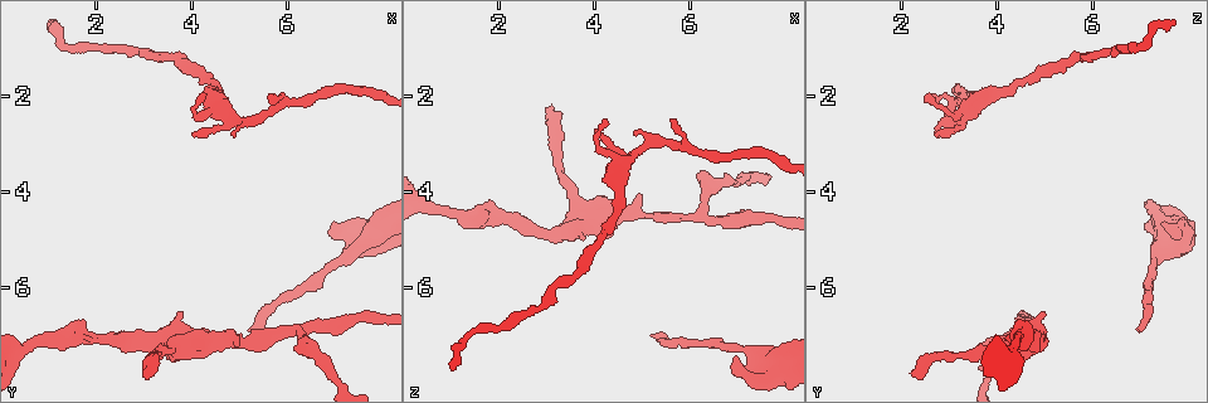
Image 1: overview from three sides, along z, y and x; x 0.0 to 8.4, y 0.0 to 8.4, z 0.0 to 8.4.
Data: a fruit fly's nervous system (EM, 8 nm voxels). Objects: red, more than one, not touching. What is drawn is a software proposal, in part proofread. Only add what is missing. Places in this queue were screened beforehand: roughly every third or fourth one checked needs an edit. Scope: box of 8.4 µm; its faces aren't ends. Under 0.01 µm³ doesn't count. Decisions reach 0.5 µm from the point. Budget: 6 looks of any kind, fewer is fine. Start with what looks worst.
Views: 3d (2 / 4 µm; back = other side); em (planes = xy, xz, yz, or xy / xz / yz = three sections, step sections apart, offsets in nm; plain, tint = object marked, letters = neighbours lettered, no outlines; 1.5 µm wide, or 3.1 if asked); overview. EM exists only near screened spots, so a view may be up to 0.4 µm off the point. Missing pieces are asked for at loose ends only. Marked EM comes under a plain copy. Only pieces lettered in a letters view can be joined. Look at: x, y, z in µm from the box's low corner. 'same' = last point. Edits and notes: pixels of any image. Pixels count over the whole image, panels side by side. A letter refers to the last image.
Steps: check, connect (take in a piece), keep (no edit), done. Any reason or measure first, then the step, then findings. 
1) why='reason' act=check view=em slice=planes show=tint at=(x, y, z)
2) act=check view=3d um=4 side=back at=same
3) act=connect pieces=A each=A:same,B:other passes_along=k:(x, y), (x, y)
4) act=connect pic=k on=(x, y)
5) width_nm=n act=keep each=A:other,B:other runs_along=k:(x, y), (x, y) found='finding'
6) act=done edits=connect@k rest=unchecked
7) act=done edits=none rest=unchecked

why='branch stops here' act=check view=3d um=2 at=(5.15, 6.85, 6.95)

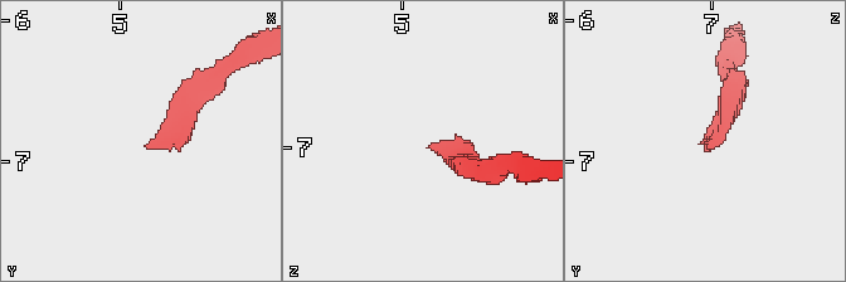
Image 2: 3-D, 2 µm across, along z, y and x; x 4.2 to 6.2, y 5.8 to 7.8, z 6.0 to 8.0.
act=check view=em slice=planes show=letters at=(5.22, 6.90, 6.98)

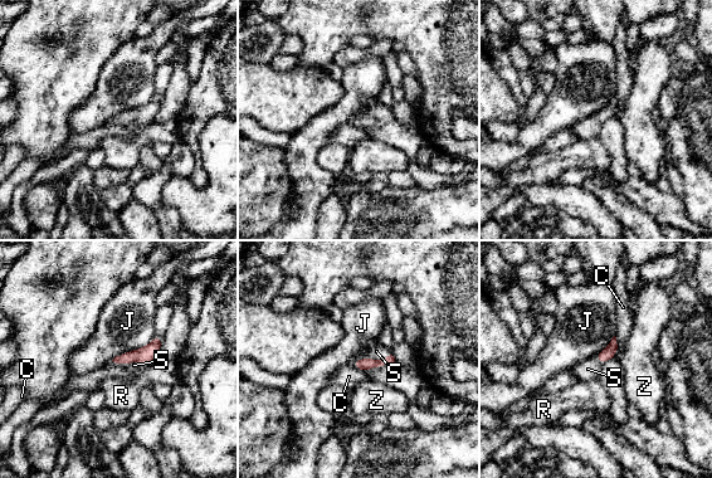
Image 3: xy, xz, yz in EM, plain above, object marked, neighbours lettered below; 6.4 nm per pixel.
act=connect pic=3 on=(378, 350) each=C:other,J:other,R:other,S:same,Z:other passes_along=3:(361, 364), (372, 359), (378, 350) found='the cell continues'

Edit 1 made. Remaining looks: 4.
why='an open end' act=check view=em slice=planes show=letters at=(4.30, 1.95, 2.65)

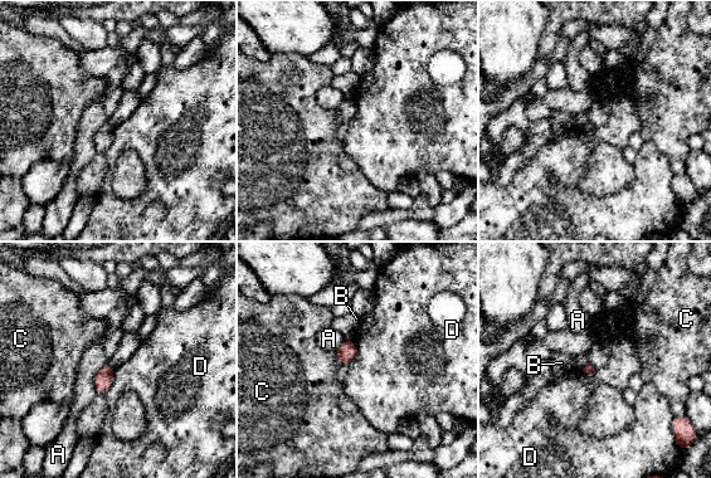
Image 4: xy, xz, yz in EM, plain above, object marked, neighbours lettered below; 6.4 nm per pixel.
act=keep each=A:other,B:other,C:other,D:other border=4:(115, 367), (112, 384), (105, 394) found='none of them fits'

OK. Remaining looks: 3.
why='tapers out' act=check view=em slice=planes show=letters at=(3.05, 7.80, 2.25)

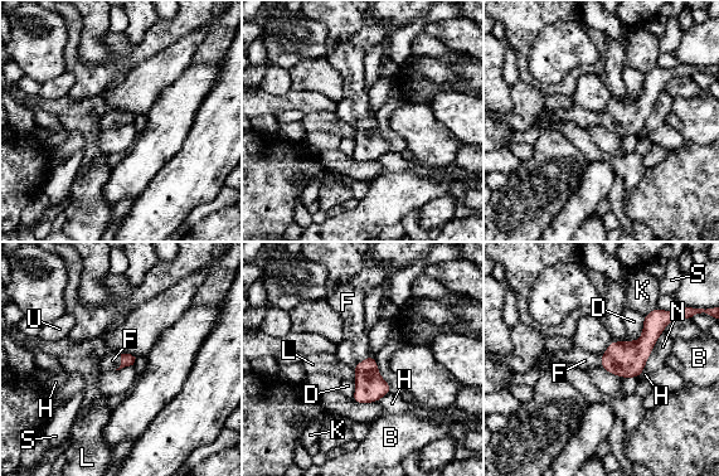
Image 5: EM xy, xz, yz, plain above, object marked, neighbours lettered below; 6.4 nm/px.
act=connect pic=5 on=(112, 360) each=B:other,D:other,F:same,H:other,K:other,L:other,N:other,S:other,U:other passes_along=5:(126, 359), (121, 363), (112, 360) found='it goes on there'

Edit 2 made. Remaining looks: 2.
act=done edits=connect@3,connect@5 rest=unchecked

